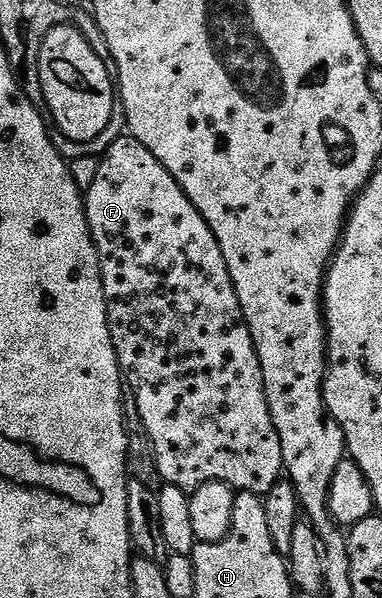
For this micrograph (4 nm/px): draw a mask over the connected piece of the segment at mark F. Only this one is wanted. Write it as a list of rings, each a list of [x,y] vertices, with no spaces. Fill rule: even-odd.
[[[131,136],[117,140],[100,158],[98,176],[86,191],[84,213],[88,215],[88,226],[92,230],[92,239],[96,241],[96,251],[100,257],[100,275],[106,296],[110,336],[114,352],[118,356],[120,373],[126,376],[127,385],[138,404],[142,424],[146,424],[146,432],[152,442],[152,451],[161,479],[167,485],[177,486],[189,492],[198,489],[207,481],[222,481],[236,492],[264,496],[268,490],[274,488],[276,482],[281,481],[284,474],[282,440],[278,440],[278,432],[270,416],[264,391],[262,364],[256,355],[254,340],[250,336],[250,328],[246,324],[242,308],[238,304],[238,292],[230,280],[226,256],[222,256],[222,248],[214,232],[208,227],[195,204],[186,196],[186,192],[182,192],[170,171],[137,138]]]

